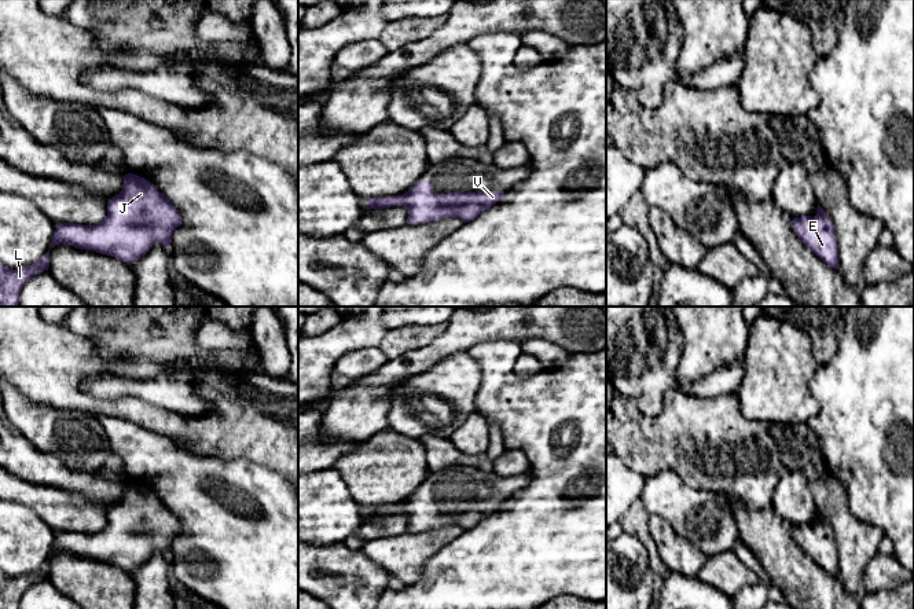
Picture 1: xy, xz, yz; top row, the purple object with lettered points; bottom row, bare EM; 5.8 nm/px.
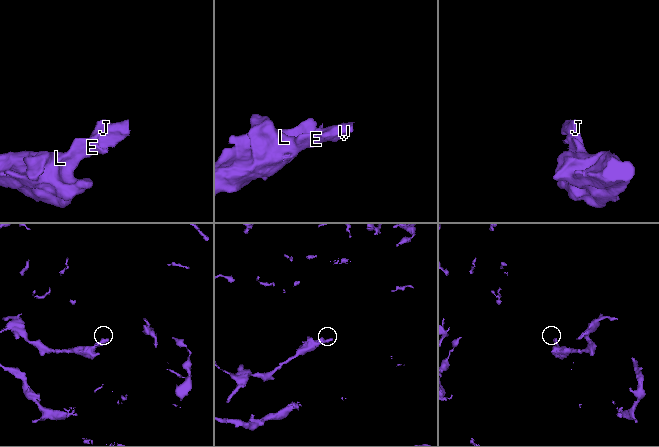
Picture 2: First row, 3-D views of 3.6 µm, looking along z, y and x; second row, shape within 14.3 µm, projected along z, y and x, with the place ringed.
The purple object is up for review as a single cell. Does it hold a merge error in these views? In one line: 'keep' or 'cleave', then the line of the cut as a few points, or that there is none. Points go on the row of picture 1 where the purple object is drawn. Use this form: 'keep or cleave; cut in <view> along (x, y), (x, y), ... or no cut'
keep; no cut

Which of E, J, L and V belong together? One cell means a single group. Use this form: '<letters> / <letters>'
E J L V

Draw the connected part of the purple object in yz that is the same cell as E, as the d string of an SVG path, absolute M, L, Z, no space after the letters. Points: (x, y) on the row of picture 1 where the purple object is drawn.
M819 205L816 212L818 213L814 217L794 217L792 221L793 231L823 263L838 269L838 250L834 225Z

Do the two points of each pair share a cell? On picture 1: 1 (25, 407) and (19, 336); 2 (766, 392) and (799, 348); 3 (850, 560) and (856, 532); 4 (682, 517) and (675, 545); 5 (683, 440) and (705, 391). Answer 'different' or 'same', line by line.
1: different
2: same
3: same
4: different
5: different

